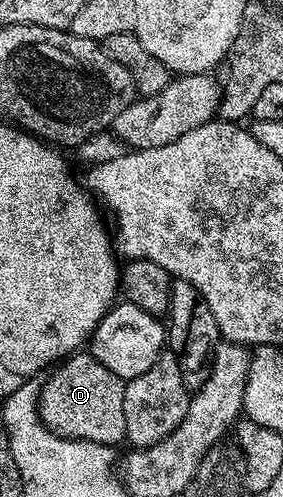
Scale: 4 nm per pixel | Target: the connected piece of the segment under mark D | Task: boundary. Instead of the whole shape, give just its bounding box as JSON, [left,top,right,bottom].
[39,353,126,448]

